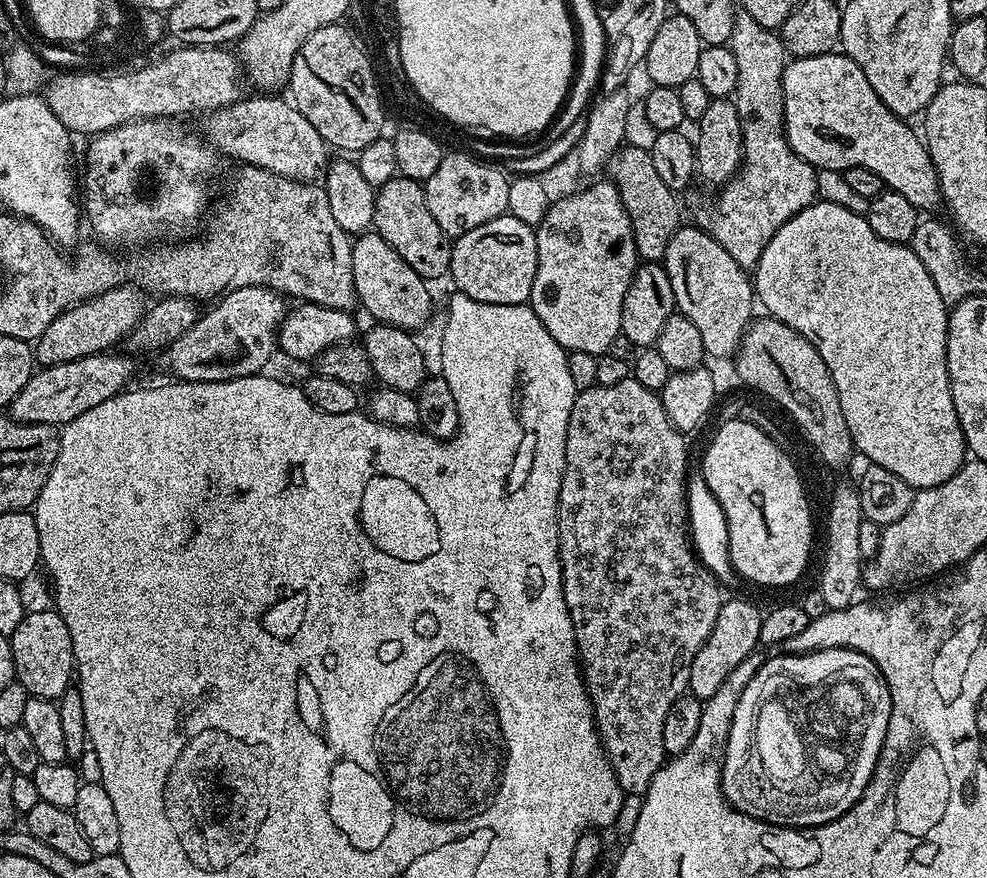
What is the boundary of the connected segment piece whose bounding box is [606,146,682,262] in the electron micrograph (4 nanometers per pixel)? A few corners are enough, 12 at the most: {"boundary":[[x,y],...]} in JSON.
{"boundary":[[621,146],[607,175],[630,214],[636,254],[663,261],[681,227],[677,193],[651,151]]}

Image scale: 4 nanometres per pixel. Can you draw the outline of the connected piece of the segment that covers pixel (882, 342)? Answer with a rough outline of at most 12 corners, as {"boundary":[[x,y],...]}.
{"boundary":[[817,199],[754,292],[818,350],[868,464],[966,463],[949,305],[915,247]]}

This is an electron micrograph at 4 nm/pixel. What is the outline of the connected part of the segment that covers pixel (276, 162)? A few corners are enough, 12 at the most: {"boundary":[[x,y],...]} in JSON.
{"boundary":[[249,95],[211,113],[221,157],[319,181],[329,145],[295,104]]}

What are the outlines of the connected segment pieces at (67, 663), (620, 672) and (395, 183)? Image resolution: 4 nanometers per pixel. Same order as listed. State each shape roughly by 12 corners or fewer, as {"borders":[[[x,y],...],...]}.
{"borders":[[[29,611],[10,639],[15,679],[58,701],[74,680],[59,612]],[[577,391],[560,573],[625,794],[726,596],[689,535],[685,433]],[[421,181],[376,189],[374,231],[429,282],[449,275],[453,241]]]}

